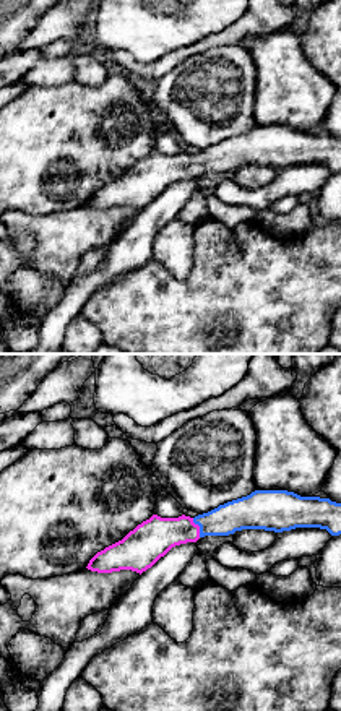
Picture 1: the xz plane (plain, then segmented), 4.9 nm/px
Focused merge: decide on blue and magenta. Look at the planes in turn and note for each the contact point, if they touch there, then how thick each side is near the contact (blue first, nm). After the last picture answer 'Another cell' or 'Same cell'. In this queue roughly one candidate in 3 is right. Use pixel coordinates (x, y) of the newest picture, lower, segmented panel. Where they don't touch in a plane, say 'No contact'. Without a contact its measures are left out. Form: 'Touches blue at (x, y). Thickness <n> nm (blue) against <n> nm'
Touches blue at (200, 528). Thickness 160 nm (blue) against 200 nm

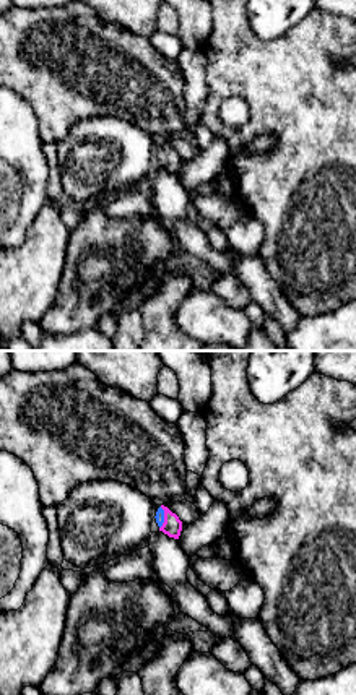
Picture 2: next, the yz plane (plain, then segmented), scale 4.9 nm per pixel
Touches blue at (163, 518). Thickness 50 nm (blue) against 90 nm

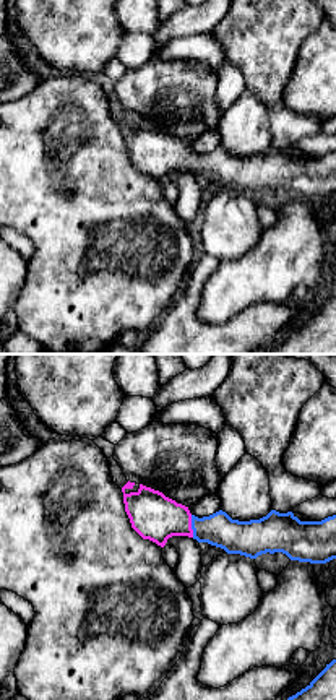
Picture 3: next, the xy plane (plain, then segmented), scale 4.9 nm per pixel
Touches blue at (192, 527). Thickness 170 nm (blue) against 240 nm

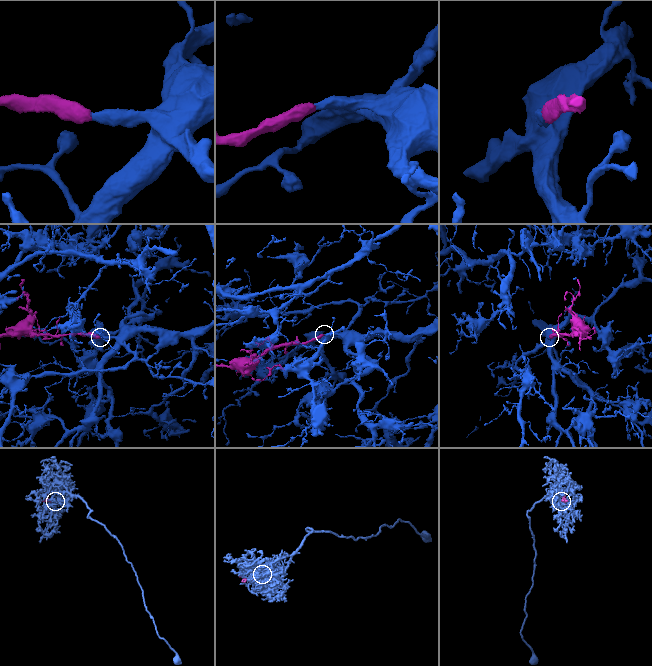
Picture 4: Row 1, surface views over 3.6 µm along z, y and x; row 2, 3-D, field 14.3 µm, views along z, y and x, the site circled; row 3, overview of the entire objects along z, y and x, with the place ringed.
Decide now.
Same cell

